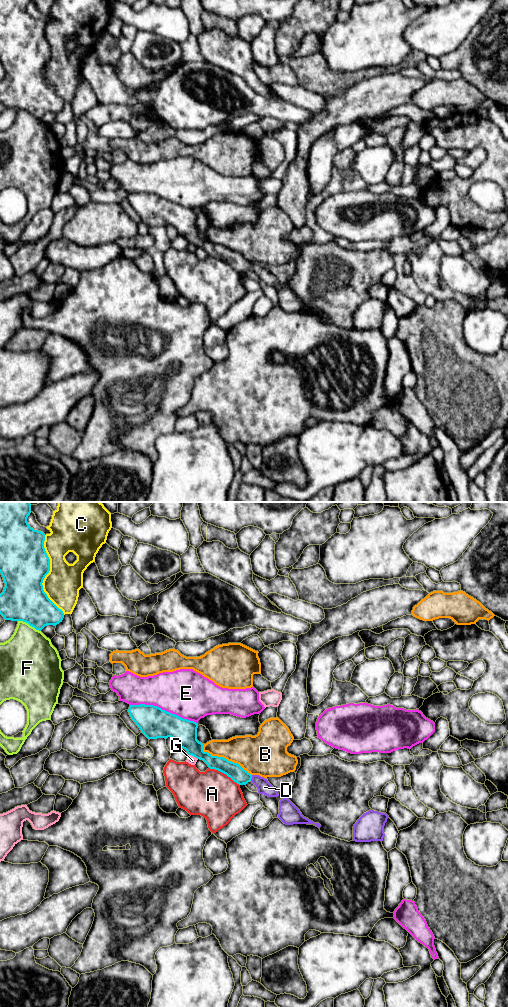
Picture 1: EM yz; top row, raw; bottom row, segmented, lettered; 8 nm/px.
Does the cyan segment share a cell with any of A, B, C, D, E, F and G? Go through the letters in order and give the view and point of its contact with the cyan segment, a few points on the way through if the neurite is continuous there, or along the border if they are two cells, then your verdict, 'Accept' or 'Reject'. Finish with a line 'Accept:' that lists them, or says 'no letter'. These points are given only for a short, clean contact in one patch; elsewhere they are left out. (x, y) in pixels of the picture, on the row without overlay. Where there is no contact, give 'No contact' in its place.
A: Touches cyan at yz (224, 261). Reject
B: Touches cyan at yz (224, 246). Reject
C: Touches cyan at yz (46, 62). Reject
D: Touches cyan at yz (251, 266). Path across: yz (233, 258), (242, 265), (251, 266), (256, 267), (264, 275). Accept
E: Touches cyan at yz (164, 198). Reject
F: Touches cyan at yz (29, 112). Reject
G: Touches cyan at yz (193, 243). Reject
Accept: D

